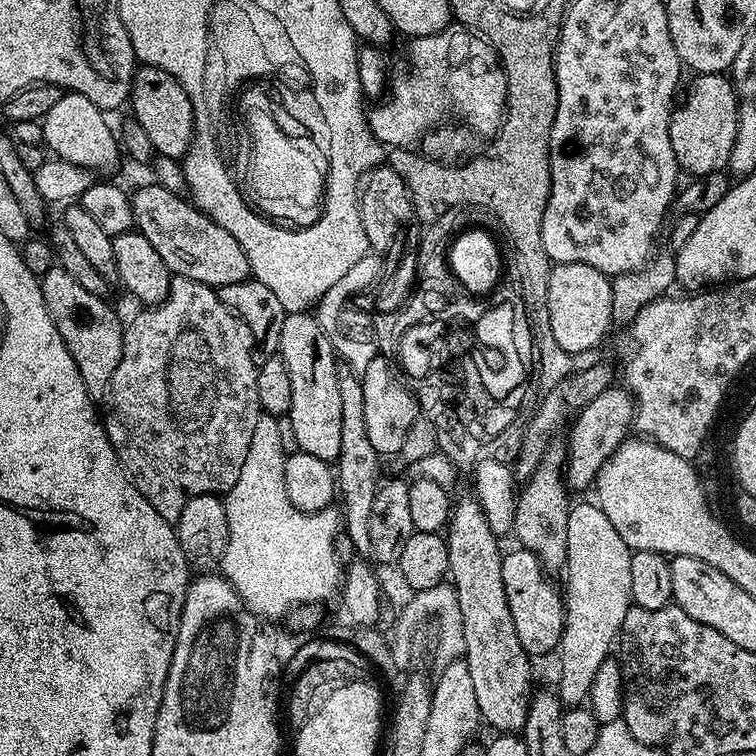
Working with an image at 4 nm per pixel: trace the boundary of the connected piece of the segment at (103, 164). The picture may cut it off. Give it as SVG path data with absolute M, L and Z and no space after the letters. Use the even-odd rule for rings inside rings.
M65 91L58 103L46 114L42 121L44 140L49 153L66 162L74 162L83 168L91 168L93 173L108 174L108 171L122 157L122 145L117 133L108 125L104 117L105 109L77 92ZM48 143L48 144L47 144ZM52 151L52 152L51 152Z

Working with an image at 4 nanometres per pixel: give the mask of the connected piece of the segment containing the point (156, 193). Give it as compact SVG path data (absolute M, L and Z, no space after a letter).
M155 182L147 183L131 193L132 221L135 231L141 232L146 242L158 250L169 272L215 289L252 276L250 262L242 246L234 242L234 234L222 230L222 226L204 215L191 199L174 194Z

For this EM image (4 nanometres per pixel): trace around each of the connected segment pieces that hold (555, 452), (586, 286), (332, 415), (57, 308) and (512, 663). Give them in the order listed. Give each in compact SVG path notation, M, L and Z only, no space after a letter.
M553 442L545 451L541 464L519 489L516 497L516 513L512 523L515 543L530 550L540 559L545 572L555 574L568 562L568 509L570 489L564 478L566 448L563 443Z
M582 262L553 264L550 282L546 286L548 321L554 334L554 342L562 346L565 354L588 352L613 327L611 318L612 281L594 266Z
M308 312L287 313L282 322L282 338L278 354L290 370L290 410L286 420L287 423L292 423L292 436L296 439L295 447L301 452L312 454L324 461L336 461L342 450L342 402L338 399L338 378L336 377L338 356L319 319Z
M59 266L44 275L40 289L46 310L50 310L50 318L54 318L54 326L58 326L66 350L70 350L70 358L74 358L74 366L78 366L78 374L82 374L90 398L94 402L103 401L108 395L110 378L114 378L114 370L118 370L118 358L122 358L125 325L122 320L120 324L119 314L107 304L105 297L90 294L90 290L78 286Z
M471 495L453 503L446 539L450 583L456 591L458 610L462 610L462 659L470 666L481 721L500 734L523 733L528 702L534 695L533 661L518 642L518 634L514 634L514 618L510 618L510 602L506 602L506 586L502 586L501 541L490 530L482 506Z

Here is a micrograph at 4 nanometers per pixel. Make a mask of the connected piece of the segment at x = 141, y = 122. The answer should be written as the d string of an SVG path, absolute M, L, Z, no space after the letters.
M149 64L137 67L132 79L130 112L136 117L138 126L146 130L153 153L175 160L180 160L188 153L198 127L196 112L192 109L192 100L188 96L191 96L189 89L183 88L174 76L166 74L166 70L158 70Z

